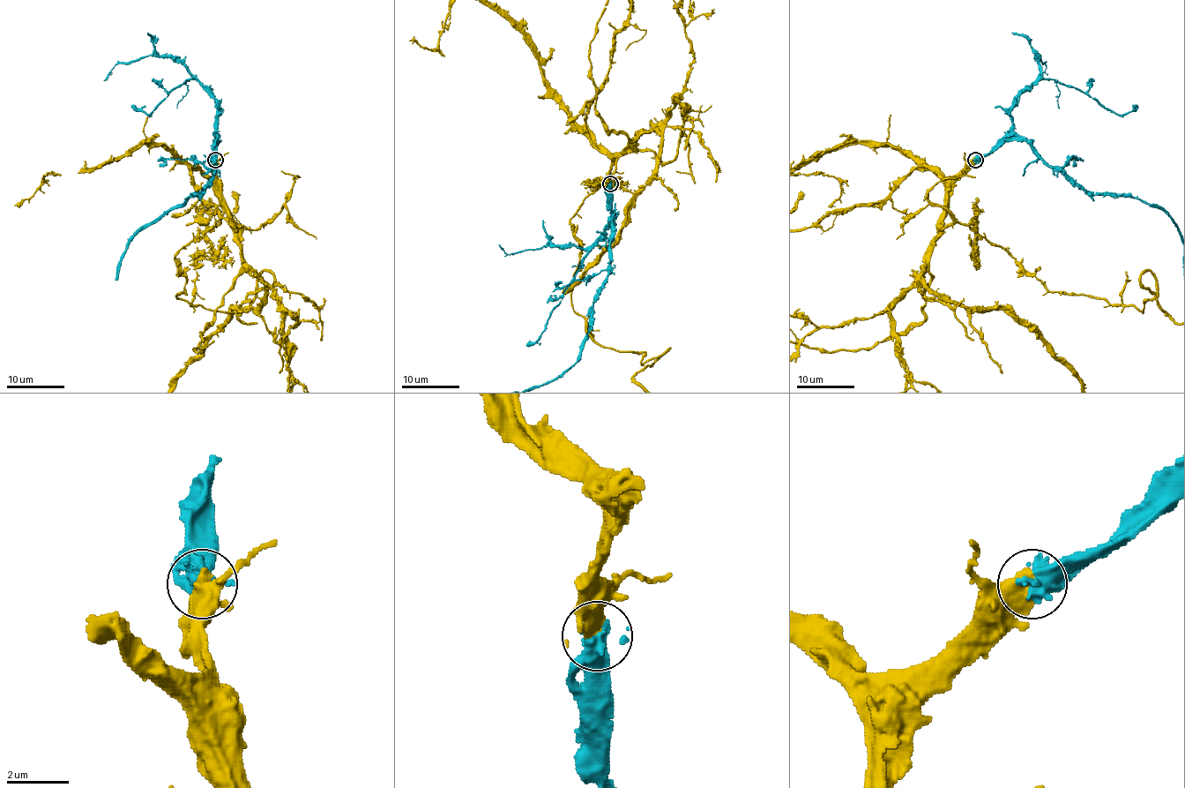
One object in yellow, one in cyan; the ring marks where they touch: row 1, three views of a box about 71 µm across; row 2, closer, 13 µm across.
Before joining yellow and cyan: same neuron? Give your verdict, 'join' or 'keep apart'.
join

